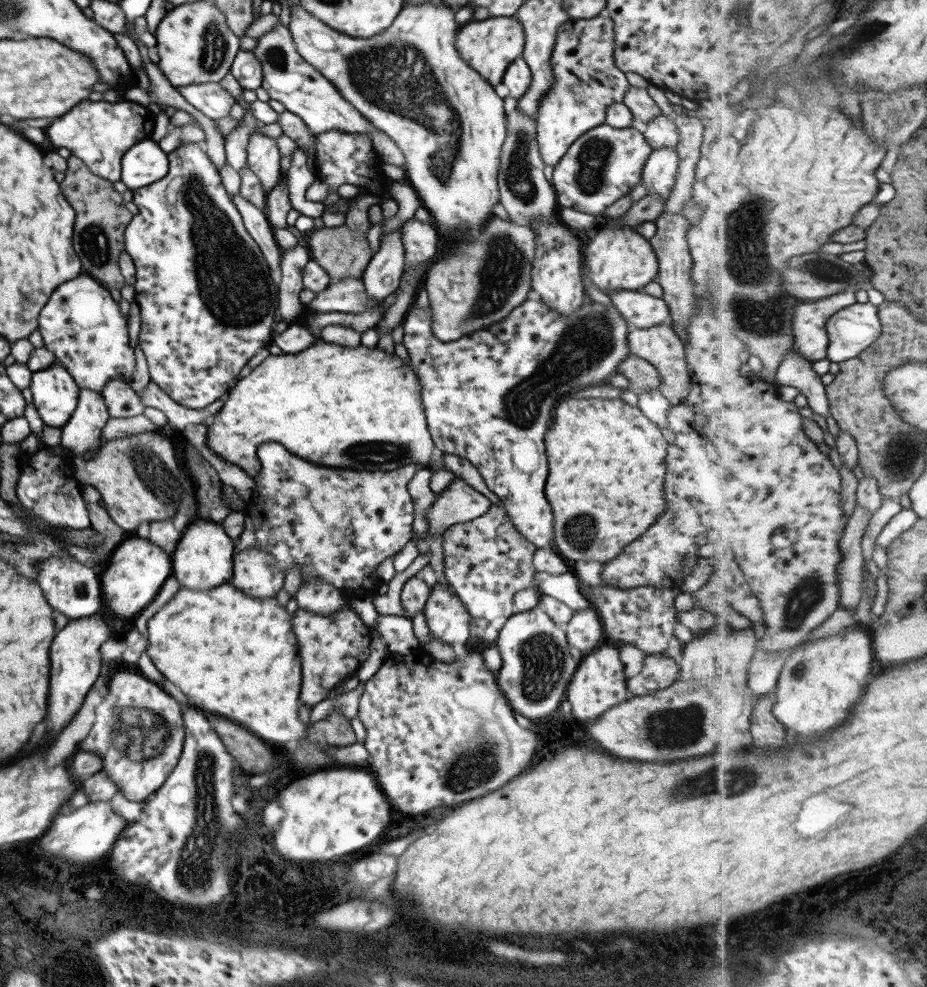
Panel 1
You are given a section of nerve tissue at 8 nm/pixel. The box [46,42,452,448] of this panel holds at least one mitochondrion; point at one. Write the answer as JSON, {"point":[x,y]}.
{"point":[231,284]}

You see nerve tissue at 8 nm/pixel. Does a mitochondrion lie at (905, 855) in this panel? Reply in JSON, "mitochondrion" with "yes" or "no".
{"mitochondrion":"no"}

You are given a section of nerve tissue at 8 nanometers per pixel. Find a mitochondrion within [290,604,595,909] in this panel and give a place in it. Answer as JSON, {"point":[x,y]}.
{"point":[541,662]}

